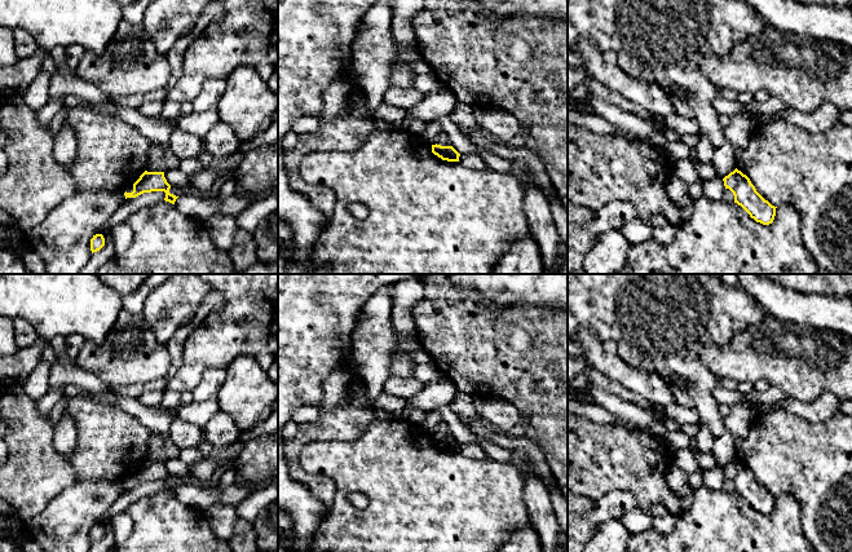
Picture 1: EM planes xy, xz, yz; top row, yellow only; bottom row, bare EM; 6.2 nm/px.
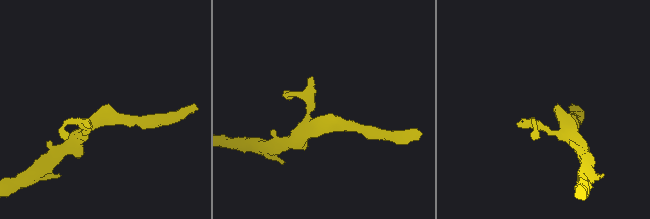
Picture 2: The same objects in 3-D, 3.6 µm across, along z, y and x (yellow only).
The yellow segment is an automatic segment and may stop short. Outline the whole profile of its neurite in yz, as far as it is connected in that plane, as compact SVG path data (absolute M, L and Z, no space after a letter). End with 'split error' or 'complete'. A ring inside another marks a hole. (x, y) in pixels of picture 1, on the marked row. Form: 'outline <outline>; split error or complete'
outline M737 168L723 178L725 189L734 195L734 203L741 206L751 218L763 225L773 222L776 208L765 200L751 184L750 178Z; complete

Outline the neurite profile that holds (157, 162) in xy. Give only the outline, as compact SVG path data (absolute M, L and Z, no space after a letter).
M154 145L150 149L150 156L147 160L147 172L164 172L167 169L167 156L164 150L159 145Z

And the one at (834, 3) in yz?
M794 0L805 5L831 5L831 6L848 6L852 4L852 0Z

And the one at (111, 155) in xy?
M69 106L66 123L76 137L75 160L67 168L76 193L125 193L146 171L153 143L119 116Z

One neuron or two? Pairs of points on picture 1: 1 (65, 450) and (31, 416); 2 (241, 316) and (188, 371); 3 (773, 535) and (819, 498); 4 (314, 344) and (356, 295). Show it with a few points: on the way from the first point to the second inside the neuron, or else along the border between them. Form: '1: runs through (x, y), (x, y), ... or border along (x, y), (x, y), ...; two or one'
1: border along (52, 425), (52, 444), (66, 458); two
2: runs through (228, 330), (201, 357); one
3: border along (778, 494), (795, 499), (807, 538); two
4: runs through (318, 331), (343, 307); one

